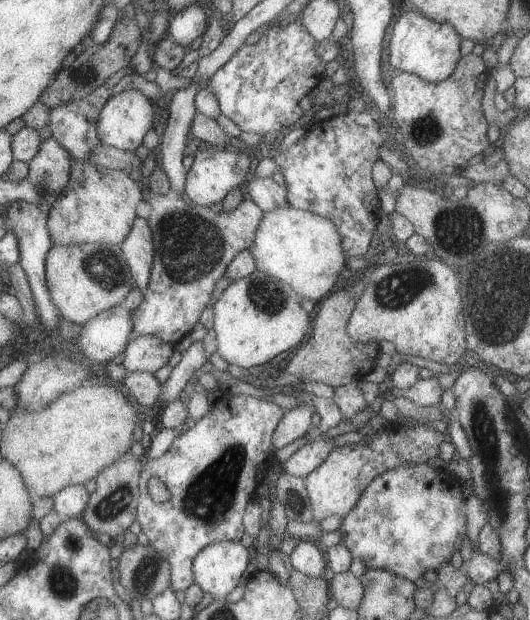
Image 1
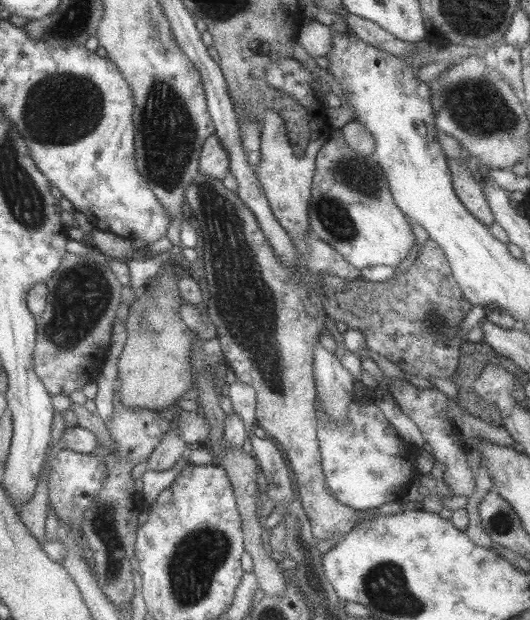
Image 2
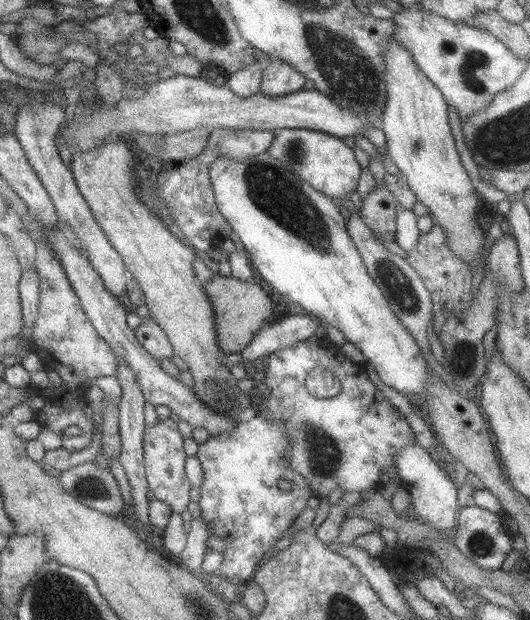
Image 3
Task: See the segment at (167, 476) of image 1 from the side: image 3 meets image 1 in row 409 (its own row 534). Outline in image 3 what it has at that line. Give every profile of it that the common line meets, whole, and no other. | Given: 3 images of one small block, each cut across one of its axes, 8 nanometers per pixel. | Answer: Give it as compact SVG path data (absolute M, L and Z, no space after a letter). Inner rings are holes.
M254 415L246 422L238 421L233 431L223 431L198 444L194 456L199 460L203 473L199 486L198 505L201 514L198 518L207 525L209 534L214 534L226 543L225 551L222 553L223 562L217 571L222 581L226 578L237 578L242 585L249 582L260 565L263 554L286 534L294 519L306 507L307 498L312 492L307 487L307 480L303 480L303 476L289 467L289 461L285 457L285 454L291 450L289 442L291 439L285 433L283 425ZM281 479L291 481L291 490L285 492L279 490L278 484Z

